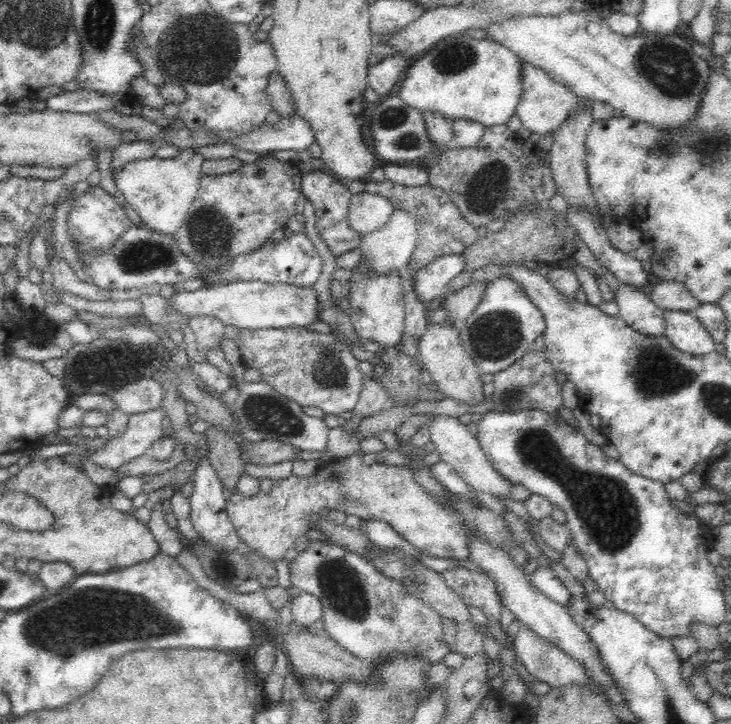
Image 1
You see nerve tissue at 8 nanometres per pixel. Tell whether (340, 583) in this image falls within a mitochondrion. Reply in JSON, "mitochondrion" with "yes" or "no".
{"mitochondrion":"yes"}

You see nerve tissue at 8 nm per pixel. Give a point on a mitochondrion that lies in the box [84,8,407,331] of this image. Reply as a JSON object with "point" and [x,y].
{"point":[201,50]}

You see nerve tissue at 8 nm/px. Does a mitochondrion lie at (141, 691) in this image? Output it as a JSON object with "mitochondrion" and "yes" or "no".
{"mitochondrion":"no"}

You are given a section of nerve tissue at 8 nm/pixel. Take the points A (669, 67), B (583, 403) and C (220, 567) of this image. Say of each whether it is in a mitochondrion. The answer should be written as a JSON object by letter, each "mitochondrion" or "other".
{"A":"mitochondrion","B":"other","C":"mitochondrion"}

